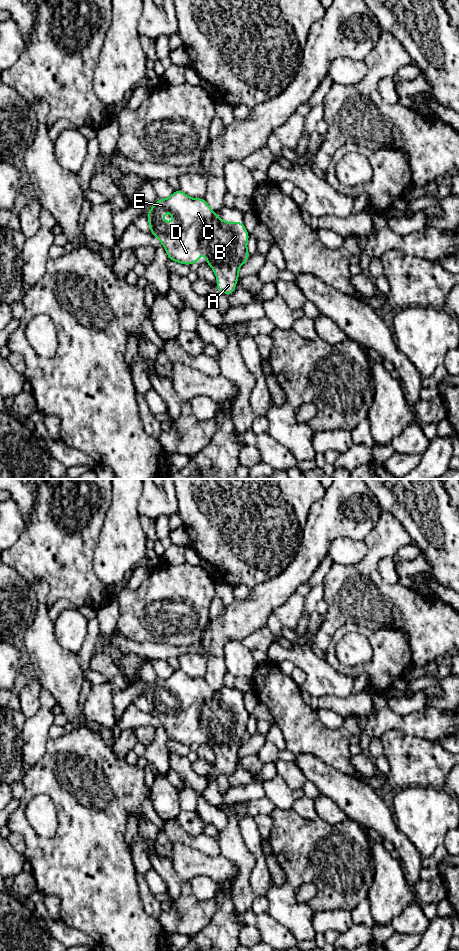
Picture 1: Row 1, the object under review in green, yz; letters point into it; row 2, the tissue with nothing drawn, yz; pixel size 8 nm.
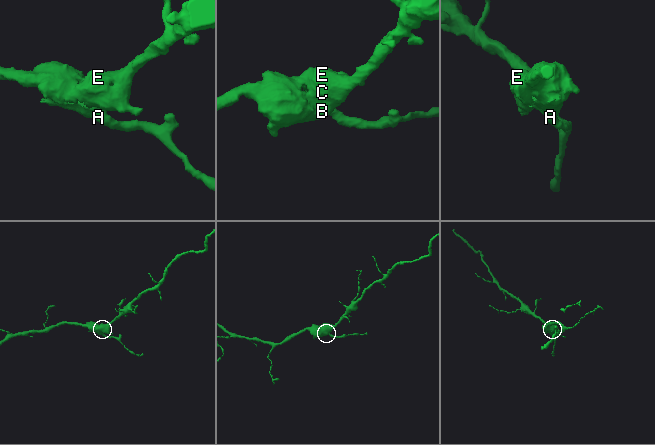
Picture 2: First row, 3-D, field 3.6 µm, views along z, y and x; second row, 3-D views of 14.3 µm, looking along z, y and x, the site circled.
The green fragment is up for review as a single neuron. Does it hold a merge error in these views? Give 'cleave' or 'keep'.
keep

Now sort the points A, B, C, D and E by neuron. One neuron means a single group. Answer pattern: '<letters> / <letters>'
A B C D E

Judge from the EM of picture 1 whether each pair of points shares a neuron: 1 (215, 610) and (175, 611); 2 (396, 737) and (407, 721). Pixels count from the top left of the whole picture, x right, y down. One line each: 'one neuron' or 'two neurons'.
1: two neurons
2: two neurons

